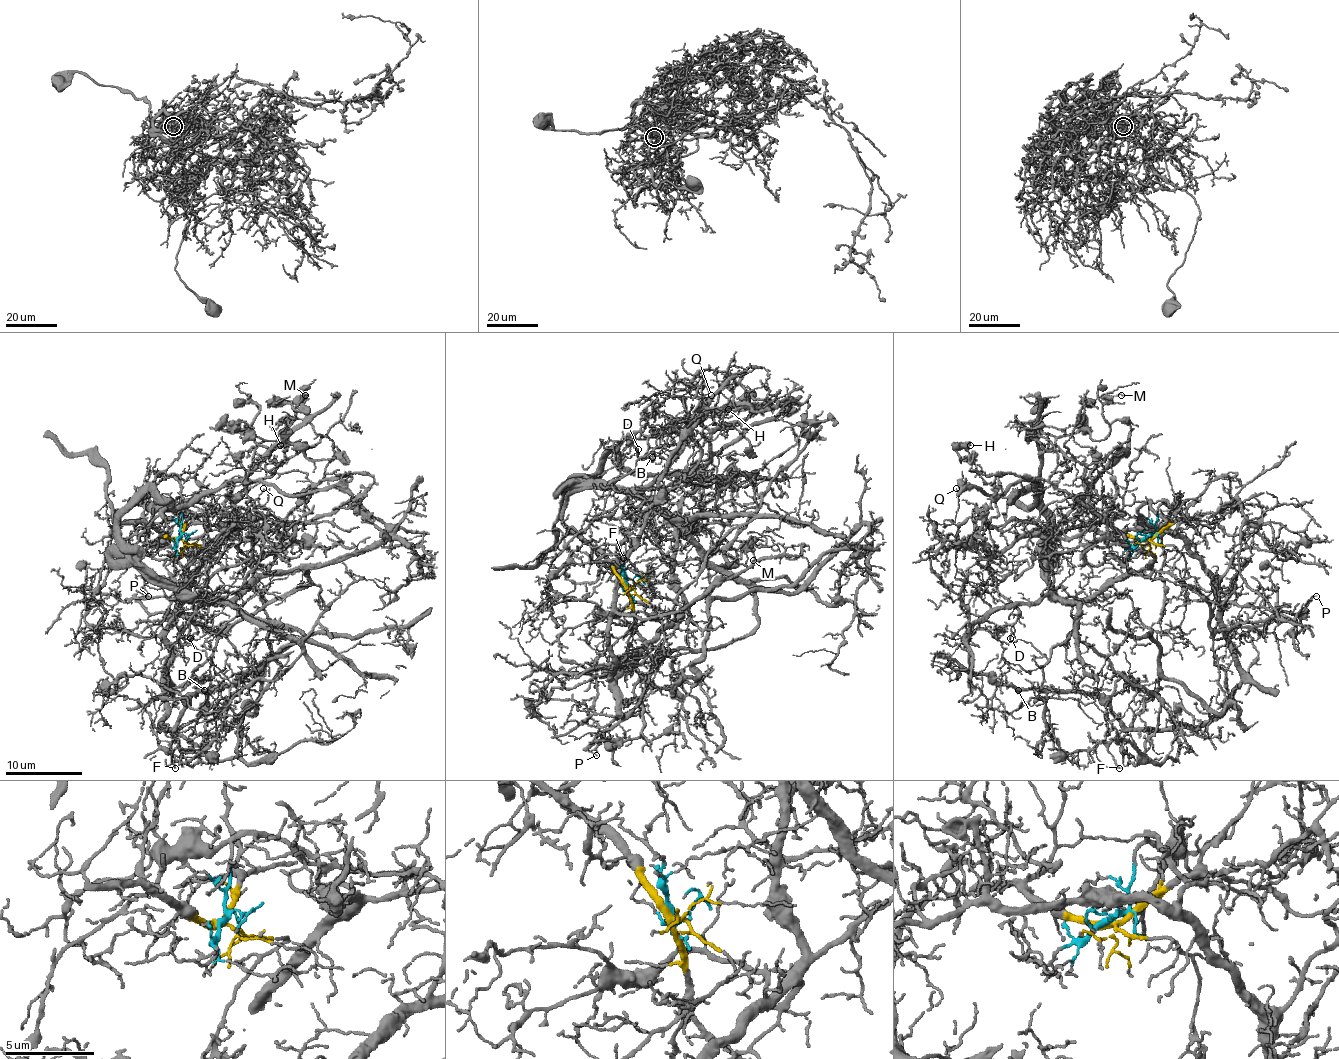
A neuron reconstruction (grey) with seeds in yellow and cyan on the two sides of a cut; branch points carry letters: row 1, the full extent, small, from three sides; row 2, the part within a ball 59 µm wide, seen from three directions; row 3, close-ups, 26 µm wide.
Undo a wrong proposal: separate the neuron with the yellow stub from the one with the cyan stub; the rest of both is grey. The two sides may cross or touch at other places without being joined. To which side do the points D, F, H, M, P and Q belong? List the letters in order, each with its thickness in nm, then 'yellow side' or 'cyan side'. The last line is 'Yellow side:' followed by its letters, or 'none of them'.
D: calibre 140 nm; cyan side
F: calibre 160 nm; cyan side
H: calibre 110 nm; yellow side
M: calibre 120 nm; yellow side
P: calibre 110 nm; yellow side
Q: calibre 90 nm; yellow side
Yellow side: H, M, P, Q

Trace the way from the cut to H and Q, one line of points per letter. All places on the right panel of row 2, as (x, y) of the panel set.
H: (1151, 538), (1070, 526), (1048, 559), (1060, 598), (1116, 582), (1127, 544), (1044, 480), (981, 474), (971, 445)
Q: (1151, 538), (1070, 526), (1048, 559), (1050, 584), (1048, 536), (1029, 521), (956, 525), (956, 488)

